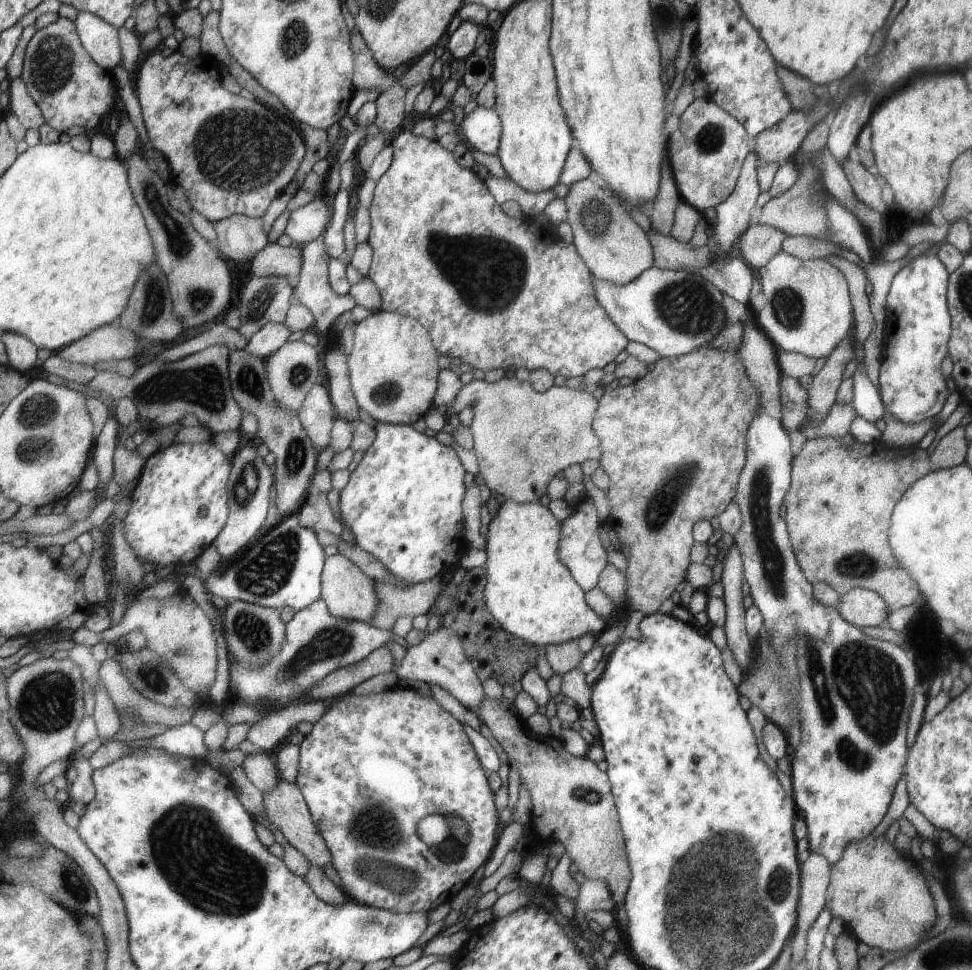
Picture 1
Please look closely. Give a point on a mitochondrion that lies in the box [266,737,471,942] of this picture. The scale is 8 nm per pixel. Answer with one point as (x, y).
(375, 827)

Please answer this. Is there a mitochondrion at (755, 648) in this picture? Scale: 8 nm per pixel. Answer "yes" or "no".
no

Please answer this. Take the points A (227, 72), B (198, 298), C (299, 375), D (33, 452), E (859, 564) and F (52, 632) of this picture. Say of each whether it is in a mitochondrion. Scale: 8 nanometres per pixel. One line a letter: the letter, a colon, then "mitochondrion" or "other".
A: other
B: mitochondrion
C: mitochondrion
D: mitochondrion
E: mitochondrion
F: other

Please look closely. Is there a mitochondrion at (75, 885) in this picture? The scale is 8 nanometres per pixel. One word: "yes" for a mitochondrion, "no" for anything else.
yes

